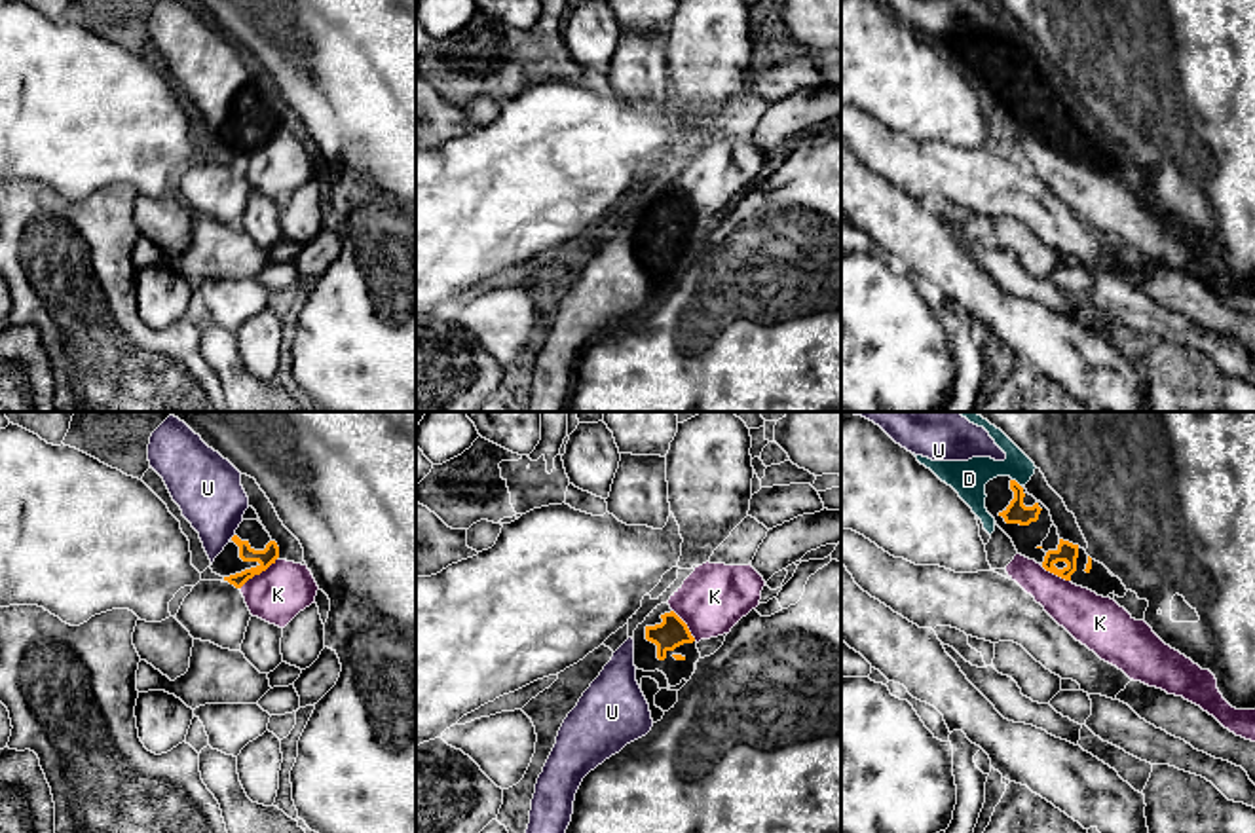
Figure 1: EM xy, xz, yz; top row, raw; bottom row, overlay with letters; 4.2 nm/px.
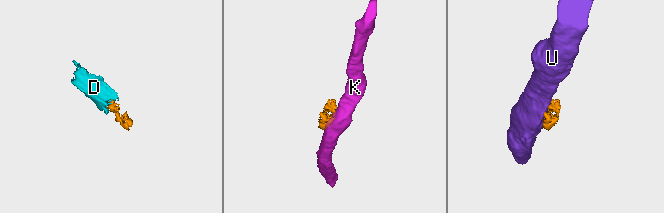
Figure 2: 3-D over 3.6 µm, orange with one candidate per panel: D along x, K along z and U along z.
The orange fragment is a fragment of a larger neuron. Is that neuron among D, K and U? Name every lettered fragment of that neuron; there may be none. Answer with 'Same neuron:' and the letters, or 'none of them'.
Same neuron: D

